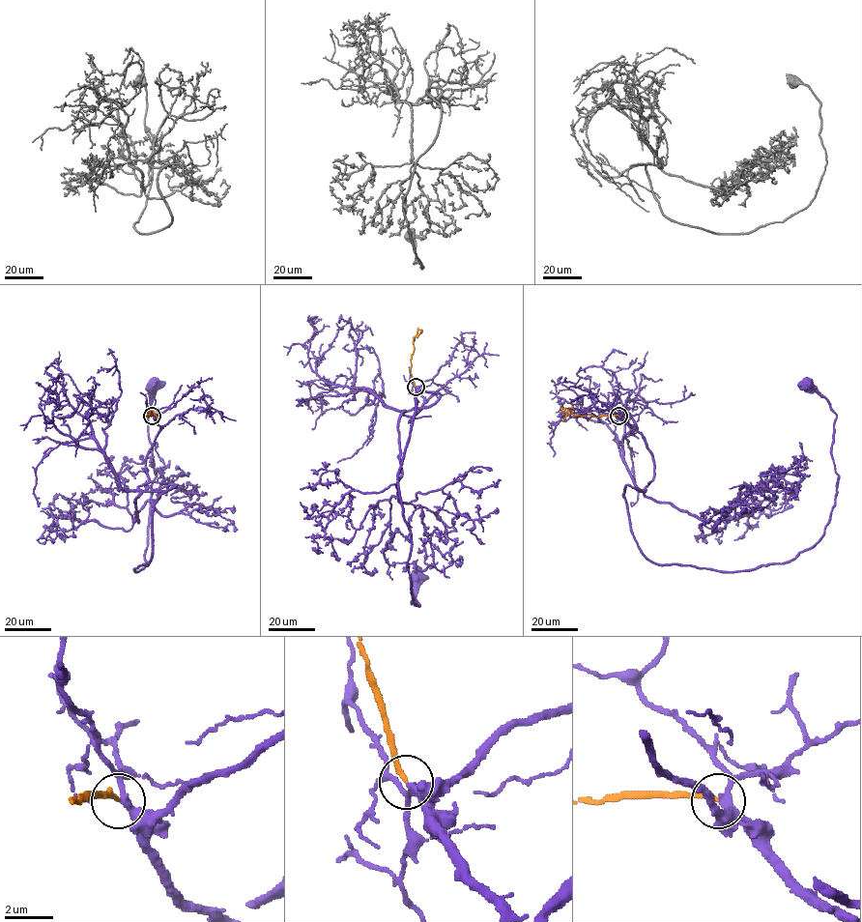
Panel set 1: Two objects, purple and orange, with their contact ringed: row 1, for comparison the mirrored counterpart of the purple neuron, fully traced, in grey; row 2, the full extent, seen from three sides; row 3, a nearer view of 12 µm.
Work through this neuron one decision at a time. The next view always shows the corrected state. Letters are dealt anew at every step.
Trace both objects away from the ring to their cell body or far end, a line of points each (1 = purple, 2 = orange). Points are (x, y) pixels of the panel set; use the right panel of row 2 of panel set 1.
1: (618, 416), (654, 466), (625, 487), (640, 551), (748, 571), (811, 548), (834, 504), (836, 413), (806, 387)
2: (618, 416), (574, 415), (567, 409), (562, 409), (562, 412), (565, 408)

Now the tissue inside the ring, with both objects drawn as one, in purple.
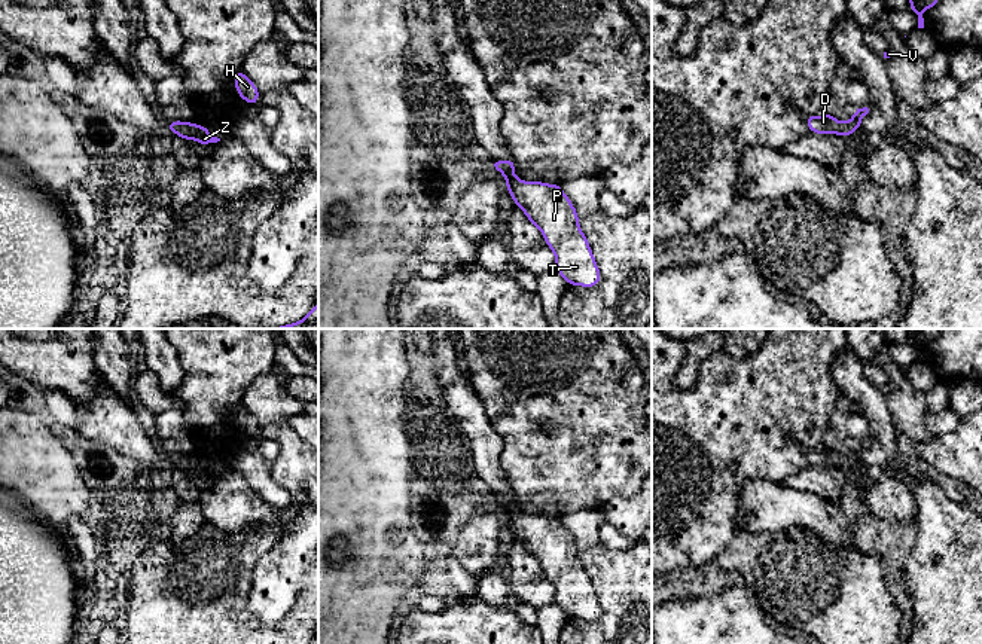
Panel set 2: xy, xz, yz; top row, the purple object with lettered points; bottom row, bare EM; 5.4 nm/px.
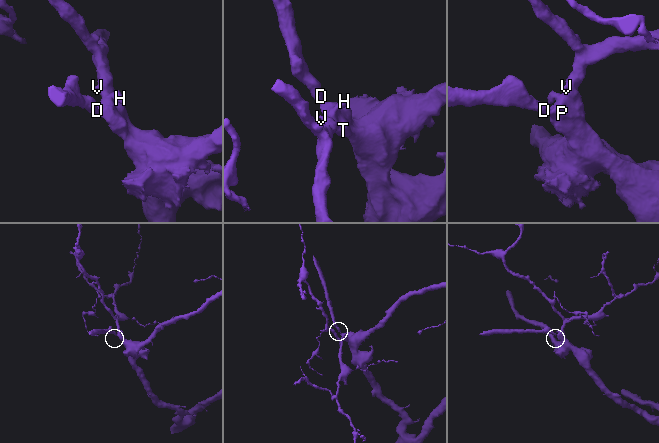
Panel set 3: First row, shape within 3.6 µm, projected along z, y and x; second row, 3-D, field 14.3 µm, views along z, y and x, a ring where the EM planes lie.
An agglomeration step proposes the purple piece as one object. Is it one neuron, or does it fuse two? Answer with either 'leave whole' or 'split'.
leave whole

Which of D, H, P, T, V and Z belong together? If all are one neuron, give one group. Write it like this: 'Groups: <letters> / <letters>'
Groups: D H P T V Z

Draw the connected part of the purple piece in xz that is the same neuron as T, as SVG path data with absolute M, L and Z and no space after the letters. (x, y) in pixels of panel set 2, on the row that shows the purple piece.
M491 161L491 168L506 180L515 205L542 232L555 254L555 271L568 286L591 289L601 281L601 272L591 245L579 226L579 214L559 184L525 181L515 176L515 161Z

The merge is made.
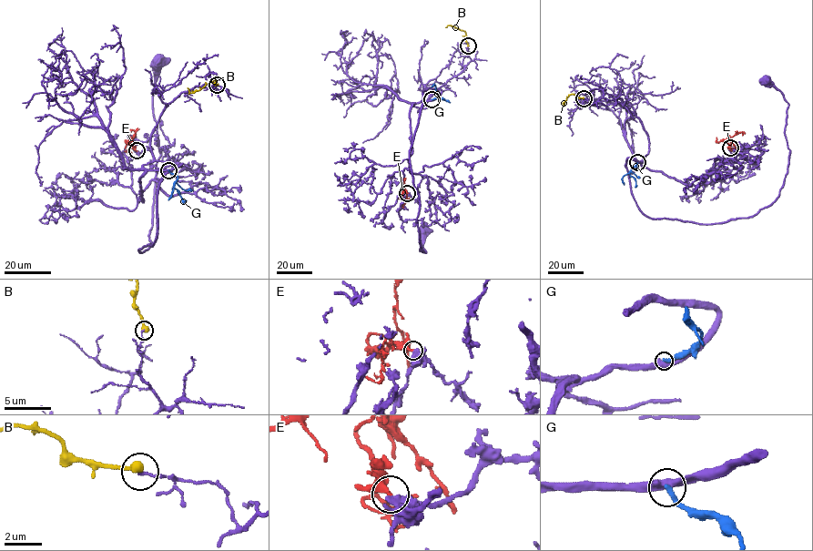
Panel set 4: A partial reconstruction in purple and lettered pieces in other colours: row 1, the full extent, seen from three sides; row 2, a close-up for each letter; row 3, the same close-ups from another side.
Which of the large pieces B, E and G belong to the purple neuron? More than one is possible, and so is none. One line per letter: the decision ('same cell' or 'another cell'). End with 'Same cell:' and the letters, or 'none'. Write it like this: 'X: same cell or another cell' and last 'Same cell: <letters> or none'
B: another cell
E: another cell
G: another cell
Same cell: none

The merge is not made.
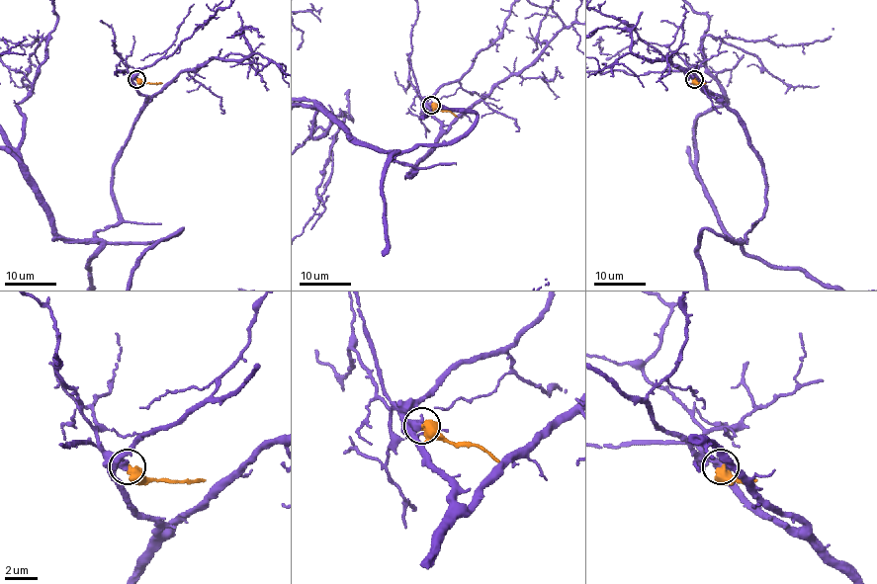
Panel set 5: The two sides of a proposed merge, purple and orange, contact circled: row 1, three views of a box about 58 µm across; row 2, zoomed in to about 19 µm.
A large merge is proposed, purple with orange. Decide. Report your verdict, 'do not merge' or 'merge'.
do not merge

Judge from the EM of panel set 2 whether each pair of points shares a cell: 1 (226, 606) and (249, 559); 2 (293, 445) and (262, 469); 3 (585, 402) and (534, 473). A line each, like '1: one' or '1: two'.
1: one
2: two
3: one

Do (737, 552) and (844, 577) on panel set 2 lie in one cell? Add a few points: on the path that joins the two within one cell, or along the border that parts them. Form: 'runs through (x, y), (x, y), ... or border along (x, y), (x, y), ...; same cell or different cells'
runs through (764, 559), (792, 571), (798, 577), (817, 577); same cell

